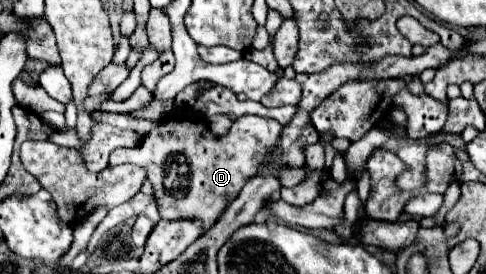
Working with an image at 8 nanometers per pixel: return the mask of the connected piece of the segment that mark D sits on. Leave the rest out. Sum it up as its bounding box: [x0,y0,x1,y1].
[109,110,281,232]

